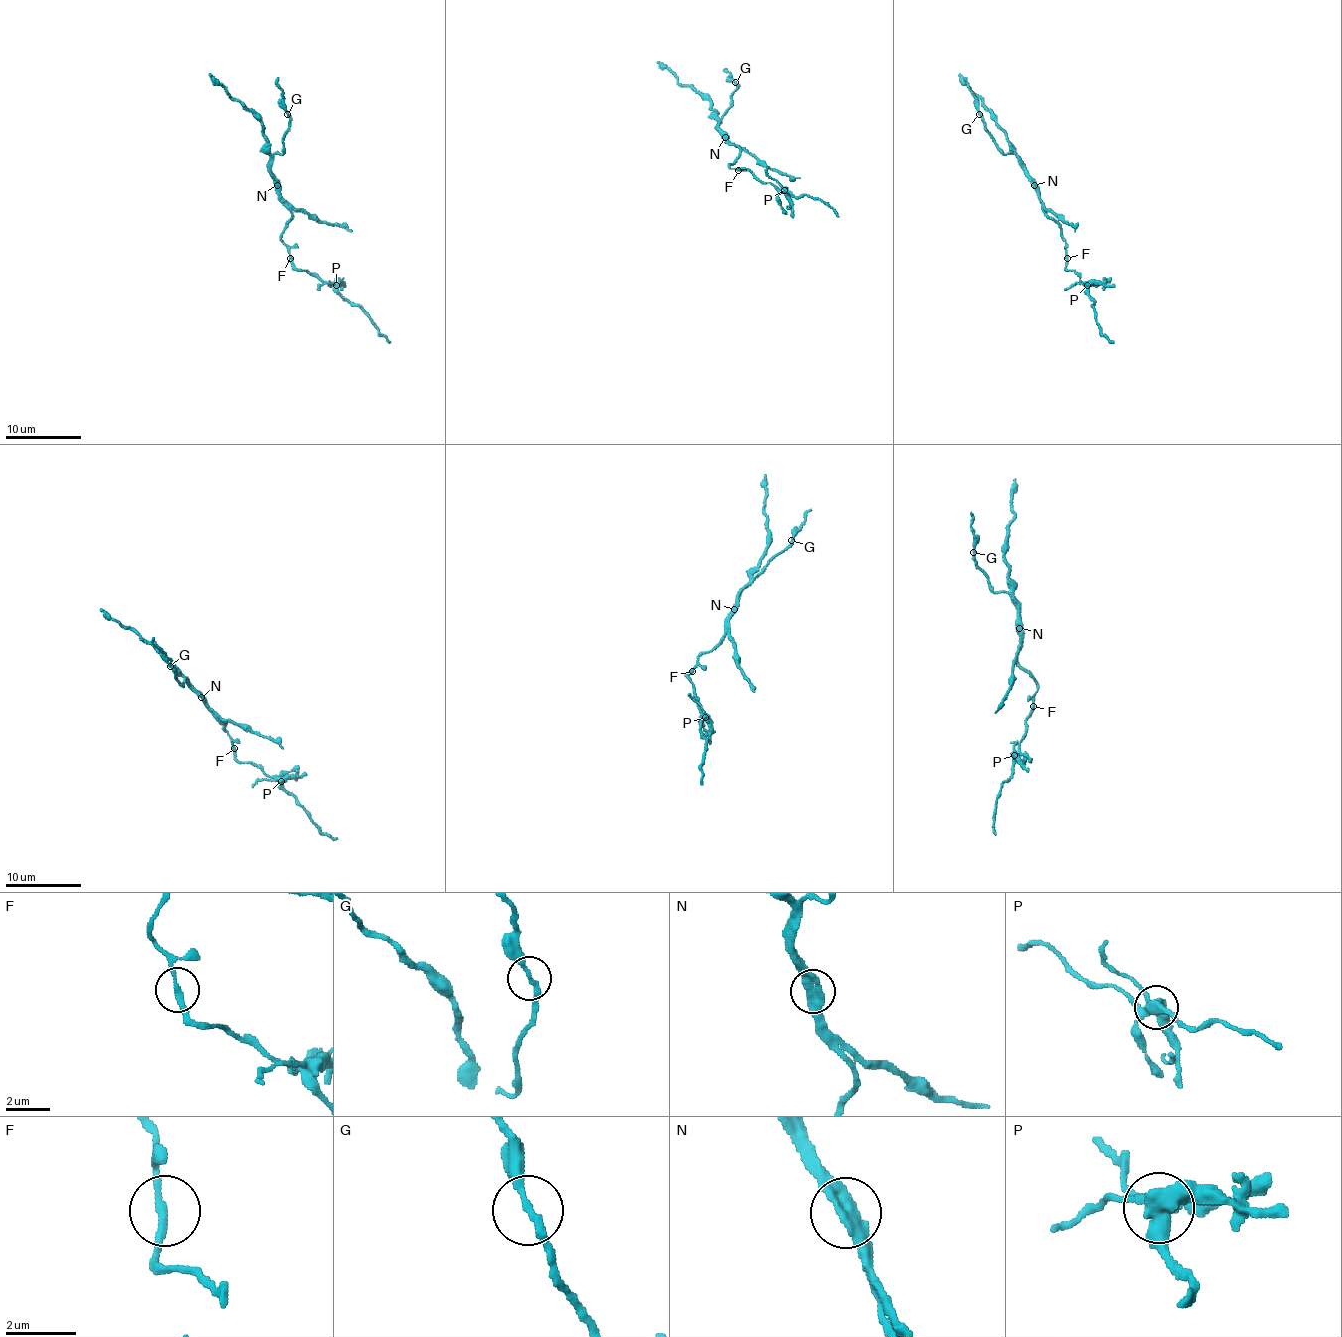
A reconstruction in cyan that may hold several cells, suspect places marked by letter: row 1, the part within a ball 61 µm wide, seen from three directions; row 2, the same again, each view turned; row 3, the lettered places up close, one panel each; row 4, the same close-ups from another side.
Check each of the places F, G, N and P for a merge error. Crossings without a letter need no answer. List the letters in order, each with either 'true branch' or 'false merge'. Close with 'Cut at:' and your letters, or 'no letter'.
F: true branch
G: true branch
N: false merge
P: false merge
Cut at: N, P

